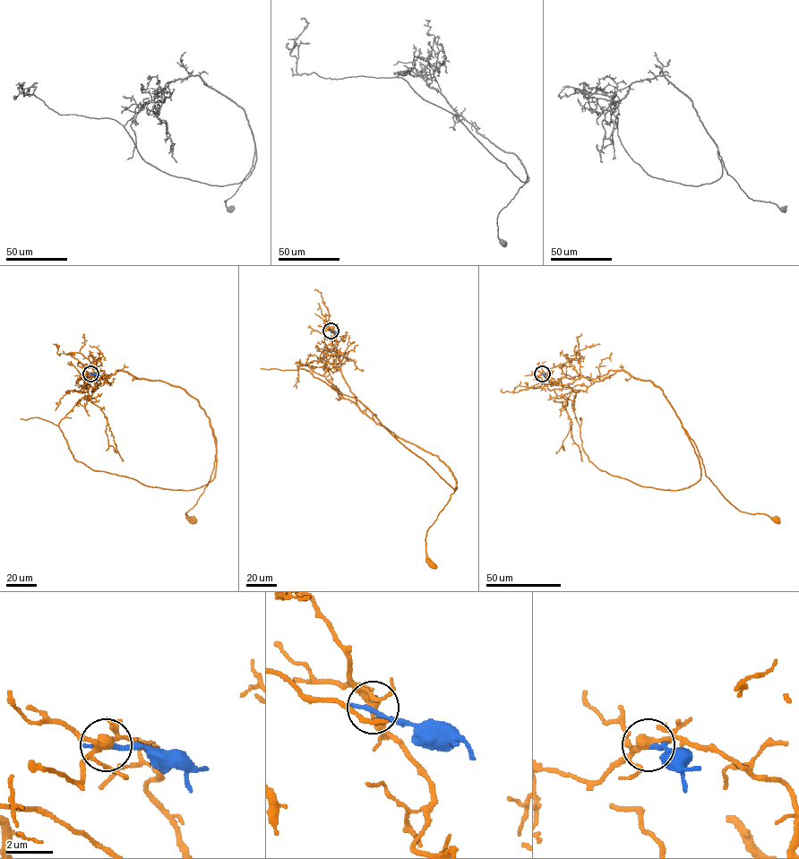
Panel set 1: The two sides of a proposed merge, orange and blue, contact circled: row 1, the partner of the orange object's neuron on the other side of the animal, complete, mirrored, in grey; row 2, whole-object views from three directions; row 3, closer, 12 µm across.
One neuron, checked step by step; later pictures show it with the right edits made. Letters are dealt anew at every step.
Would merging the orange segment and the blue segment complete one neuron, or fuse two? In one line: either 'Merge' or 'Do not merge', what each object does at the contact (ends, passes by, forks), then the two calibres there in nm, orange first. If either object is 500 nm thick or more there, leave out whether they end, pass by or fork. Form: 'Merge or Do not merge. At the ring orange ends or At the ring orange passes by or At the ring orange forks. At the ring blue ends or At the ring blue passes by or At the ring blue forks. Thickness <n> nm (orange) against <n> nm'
Do not merge. At the ring orange forks. At the ring blue ends. Thickness 280 nm (orange) against 240 nm

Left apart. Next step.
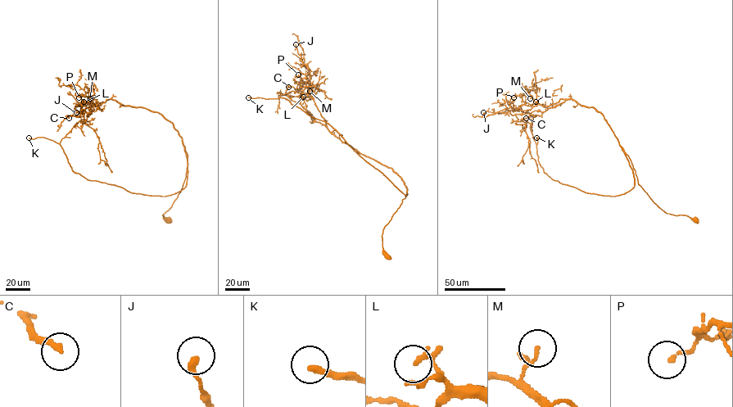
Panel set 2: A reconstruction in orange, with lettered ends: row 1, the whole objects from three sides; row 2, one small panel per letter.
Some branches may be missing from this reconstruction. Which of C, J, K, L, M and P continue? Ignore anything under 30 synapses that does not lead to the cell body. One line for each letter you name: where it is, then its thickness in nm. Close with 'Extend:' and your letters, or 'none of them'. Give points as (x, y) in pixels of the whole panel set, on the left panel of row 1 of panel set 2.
C: place (69, 118); calibre 240 nm
K: place (29, 137); calibre 240 nm
L: place (83, 101); calibre 150 nm
Extend: C, K, L

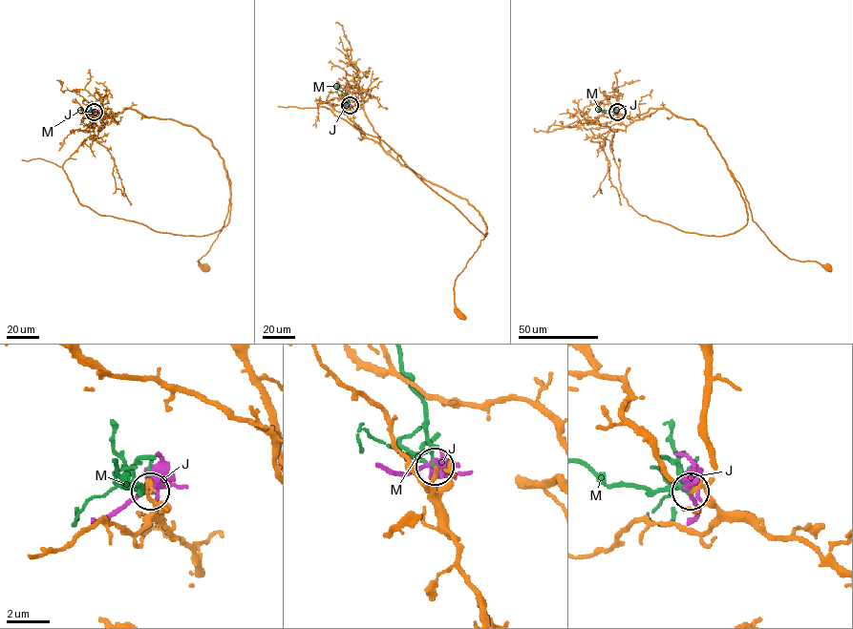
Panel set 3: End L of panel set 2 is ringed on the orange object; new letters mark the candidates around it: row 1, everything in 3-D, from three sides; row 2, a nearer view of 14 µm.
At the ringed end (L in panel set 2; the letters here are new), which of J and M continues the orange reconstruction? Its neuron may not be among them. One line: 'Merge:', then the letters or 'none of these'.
Merge: M

